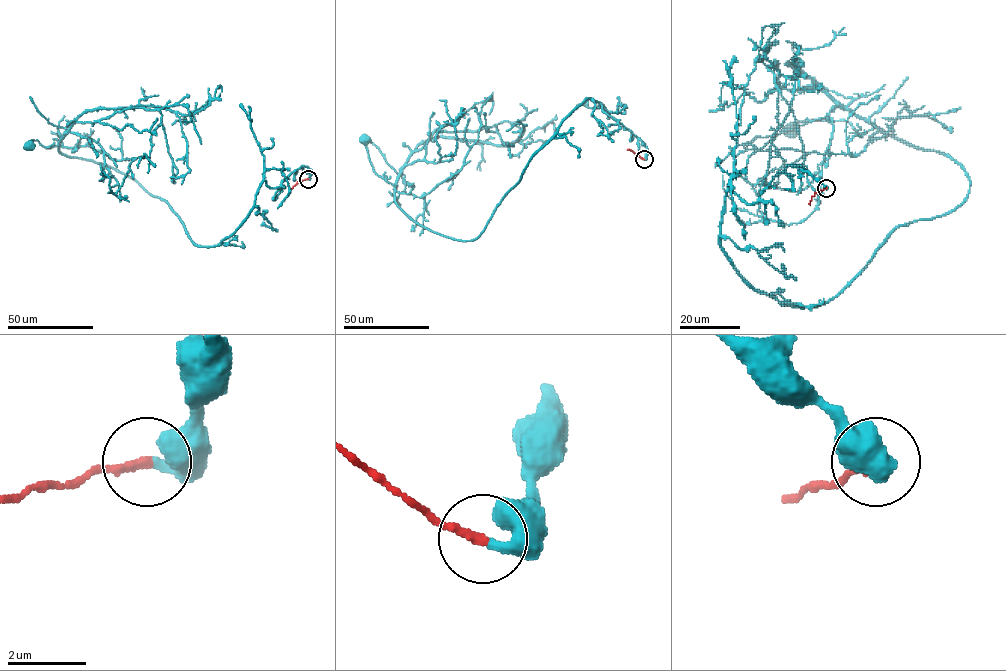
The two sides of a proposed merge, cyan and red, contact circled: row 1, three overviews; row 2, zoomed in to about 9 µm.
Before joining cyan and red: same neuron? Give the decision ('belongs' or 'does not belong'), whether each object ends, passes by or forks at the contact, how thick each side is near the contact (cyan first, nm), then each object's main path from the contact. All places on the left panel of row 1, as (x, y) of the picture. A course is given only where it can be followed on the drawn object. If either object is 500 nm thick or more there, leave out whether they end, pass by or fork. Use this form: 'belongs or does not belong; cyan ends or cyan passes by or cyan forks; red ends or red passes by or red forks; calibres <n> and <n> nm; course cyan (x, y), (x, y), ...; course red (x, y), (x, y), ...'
belongs; cyan ends; red ends; calibres 320 and 240 nm; course cyan (308, 179), (301, 166), (279, 186), (265, 180), (241, 225), (199, 246), (135, 180), (58, 144), (29, 145); course red (308, 179), (299, 181), (291, 189)

